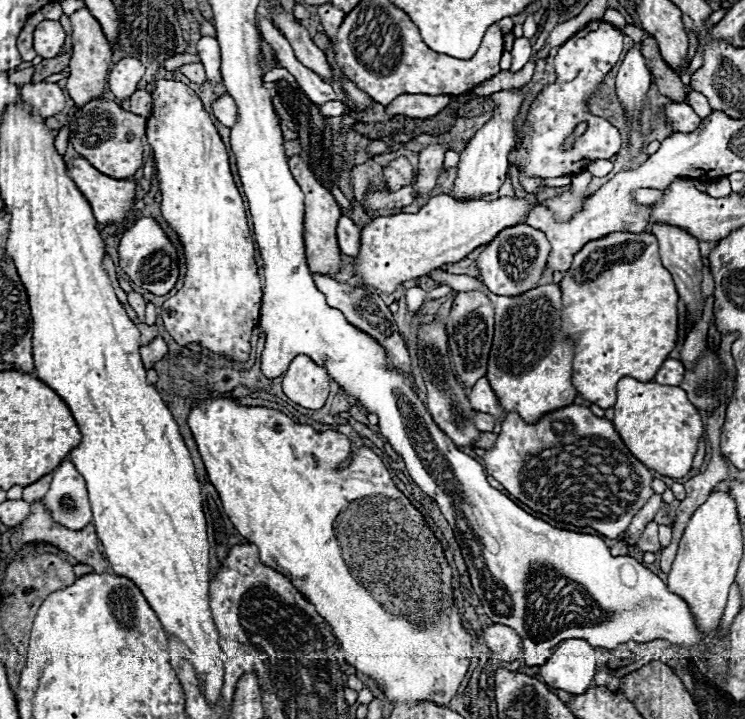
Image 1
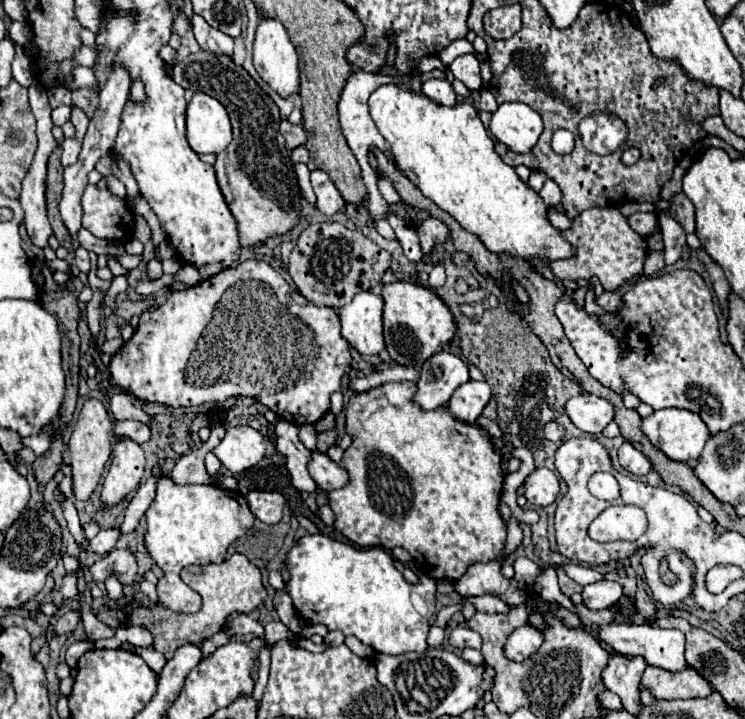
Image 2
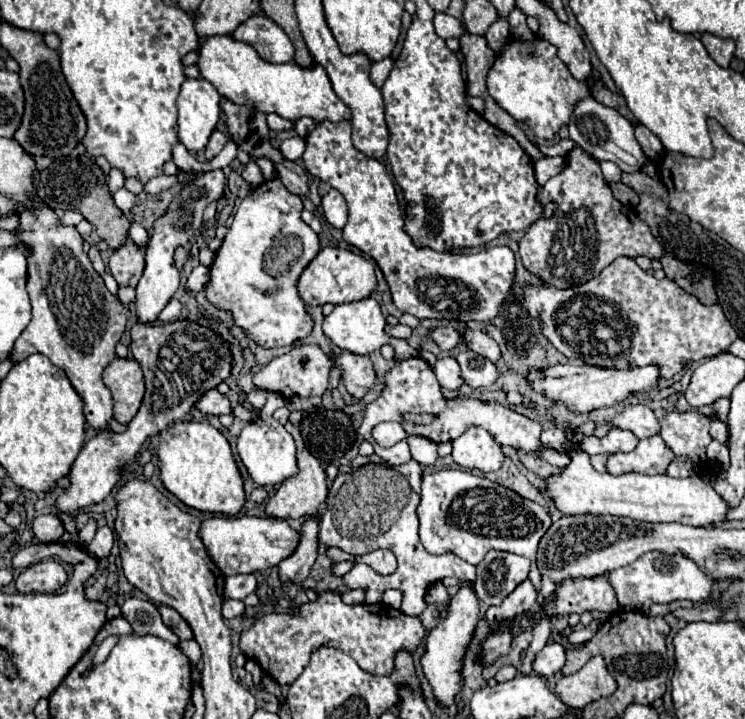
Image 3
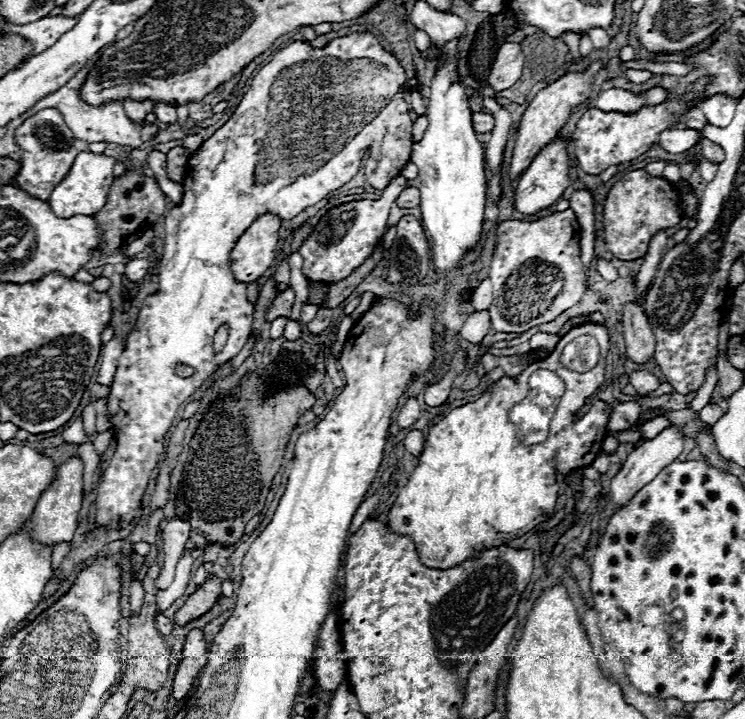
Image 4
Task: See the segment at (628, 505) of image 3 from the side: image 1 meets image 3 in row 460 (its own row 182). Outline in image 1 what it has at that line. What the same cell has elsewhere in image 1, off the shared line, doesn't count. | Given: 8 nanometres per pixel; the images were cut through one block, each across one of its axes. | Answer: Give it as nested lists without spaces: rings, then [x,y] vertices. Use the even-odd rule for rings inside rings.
[[[588,172],[574,174],[572,182],[558,196],[544,200],[540,206],[544,206],[554,216],[556,222],[564,222],[564,220],[568,222],[576,212],[582,210],[584,202],[590,198],[588,186],[590,186]]]

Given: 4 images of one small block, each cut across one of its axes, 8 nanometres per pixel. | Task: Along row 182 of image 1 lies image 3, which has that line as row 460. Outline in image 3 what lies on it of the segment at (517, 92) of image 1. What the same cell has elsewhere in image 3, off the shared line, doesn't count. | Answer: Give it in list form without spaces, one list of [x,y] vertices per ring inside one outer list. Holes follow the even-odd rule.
[[[474,426],[452,440],[452,458],[456,464],[470,470],[496,472],[502,466],[504,454],[500,444],[496,444],[484,428]]]

